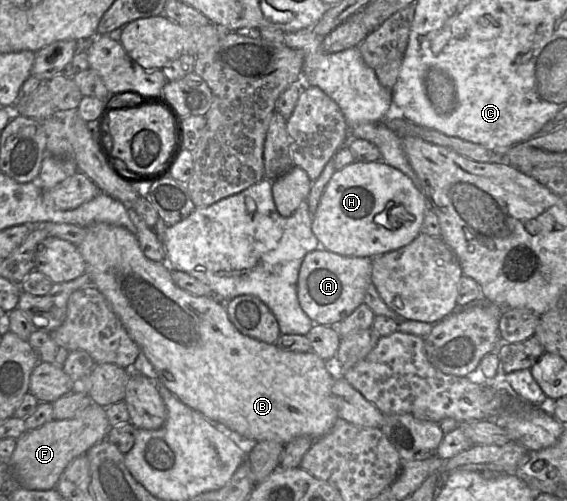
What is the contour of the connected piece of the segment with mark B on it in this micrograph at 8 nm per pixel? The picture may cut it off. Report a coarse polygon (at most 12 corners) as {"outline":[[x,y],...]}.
{"outline":[[136,235],[78,249],[158,382],[254,442],[339,420],[312,351],[242,334]]}

